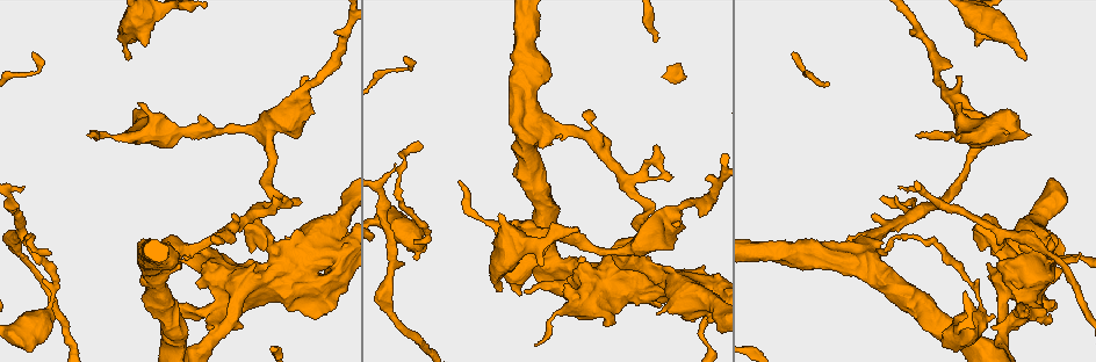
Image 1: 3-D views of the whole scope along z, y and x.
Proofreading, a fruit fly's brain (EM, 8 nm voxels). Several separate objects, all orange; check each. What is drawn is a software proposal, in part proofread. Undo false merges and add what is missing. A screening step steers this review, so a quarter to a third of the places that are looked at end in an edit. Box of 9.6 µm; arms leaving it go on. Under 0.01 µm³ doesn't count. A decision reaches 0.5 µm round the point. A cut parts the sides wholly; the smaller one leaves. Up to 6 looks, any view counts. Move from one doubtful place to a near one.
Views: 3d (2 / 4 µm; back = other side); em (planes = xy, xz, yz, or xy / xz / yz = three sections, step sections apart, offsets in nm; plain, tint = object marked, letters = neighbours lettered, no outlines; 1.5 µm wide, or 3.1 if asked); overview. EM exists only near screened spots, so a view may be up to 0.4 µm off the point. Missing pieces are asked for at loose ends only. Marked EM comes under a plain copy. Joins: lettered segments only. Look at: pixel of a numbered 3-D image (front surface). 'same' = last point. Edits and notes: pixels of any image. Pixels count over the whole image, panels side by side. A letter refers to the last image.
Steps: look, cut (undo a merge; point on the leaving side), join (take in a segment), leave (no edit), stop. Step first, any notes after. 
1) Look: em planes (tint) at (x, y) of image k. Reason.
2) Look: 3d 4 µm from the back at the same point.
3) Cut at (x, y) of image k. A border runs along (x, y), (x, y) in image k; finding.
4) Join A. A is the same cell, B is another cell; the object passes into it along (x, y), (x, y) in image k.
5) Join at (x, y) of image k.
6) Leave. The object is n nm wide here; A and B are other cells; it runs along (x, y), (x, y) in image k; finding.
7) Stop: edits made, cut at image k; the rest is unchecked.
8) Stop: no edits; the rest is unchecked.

Look: 3d 2 µm at (670, 178) of image 1. An open end.

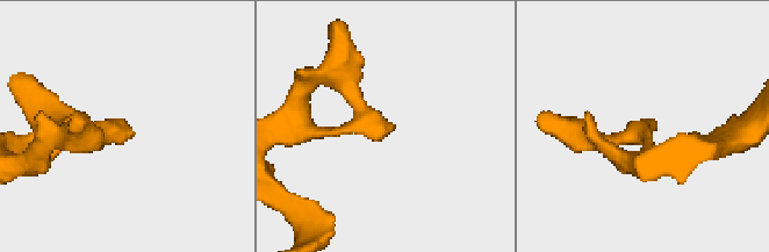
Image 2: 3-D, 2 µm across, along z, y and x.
Look: em yz step 8 (letters) at (644, 131) of image 2.

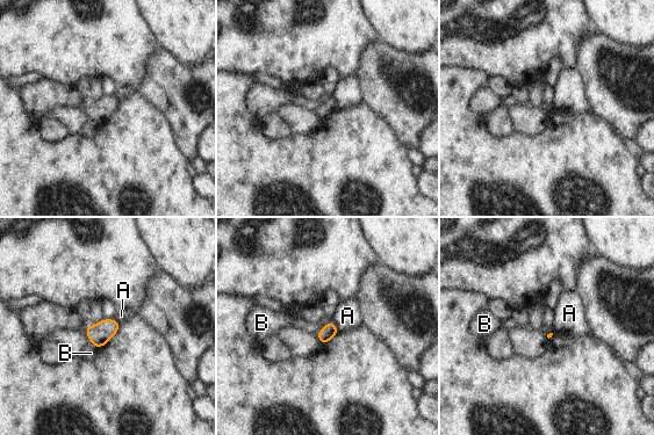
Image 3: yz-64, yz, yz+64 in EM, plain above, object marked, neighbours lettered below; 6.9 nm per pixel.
Look: em planes (letters) at the same point.

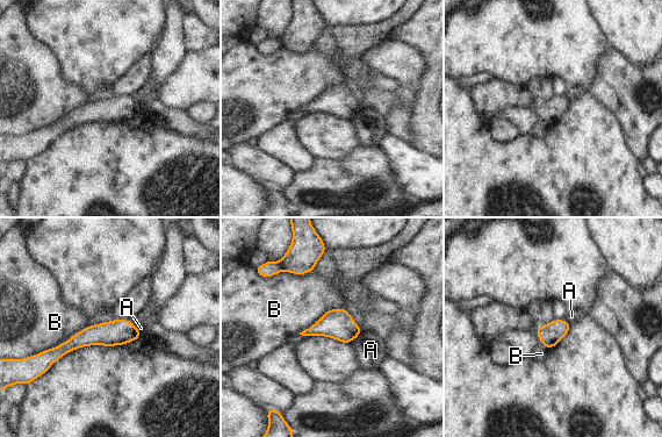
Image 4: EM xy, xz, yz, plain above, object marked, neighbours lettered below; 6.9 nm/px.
Leave. The object is 160 nm wide here; A and B are other cells; it runs along (137, 334), (91, 335), (44, 359) in image 4; none of them fits.

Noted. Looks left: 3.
Look: 3d 4 µm at (1053, 306) of image 1. Free end.

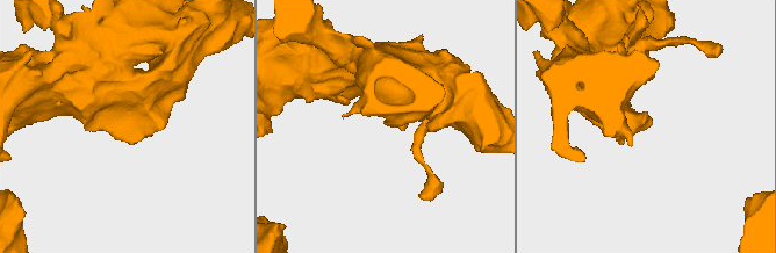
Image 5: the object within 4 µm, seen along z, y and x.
Look: em xz step 8 (letters) at (645, 122) of image 5. Need the tissue.

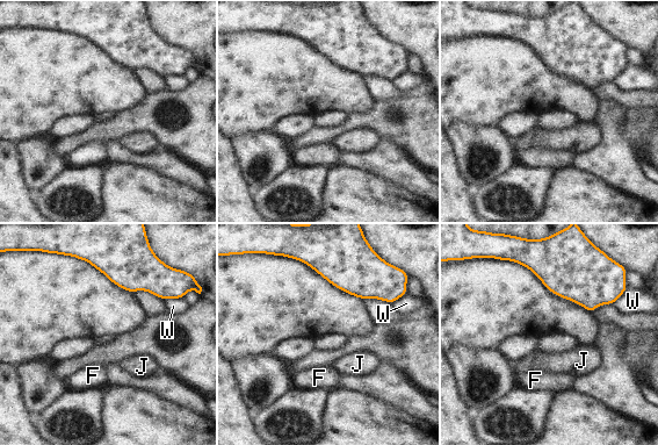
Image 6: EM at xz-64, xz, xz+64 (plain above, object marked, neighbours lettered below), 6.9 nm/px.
Look: em planes (letters) at the same point. Another direction.

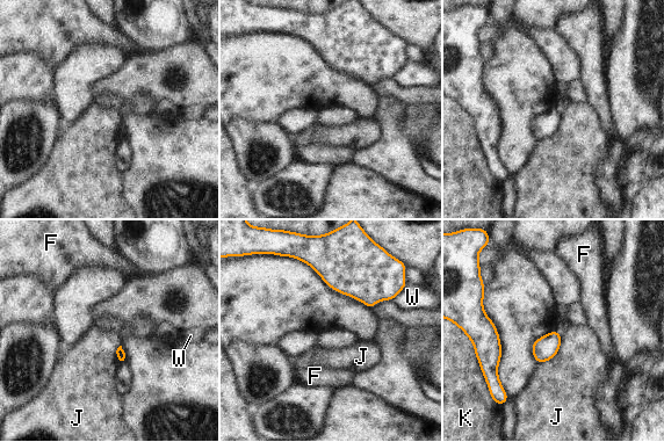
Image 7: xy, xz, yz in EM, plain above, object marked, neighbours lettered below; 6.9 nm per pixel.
Leave. F, J, K and W are other cells; a border runs along (562, 335), (560, 349), (538, 363) in image 7; none of them fits.

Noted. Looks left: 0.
Stop: no edits; the rest is unchecked.

